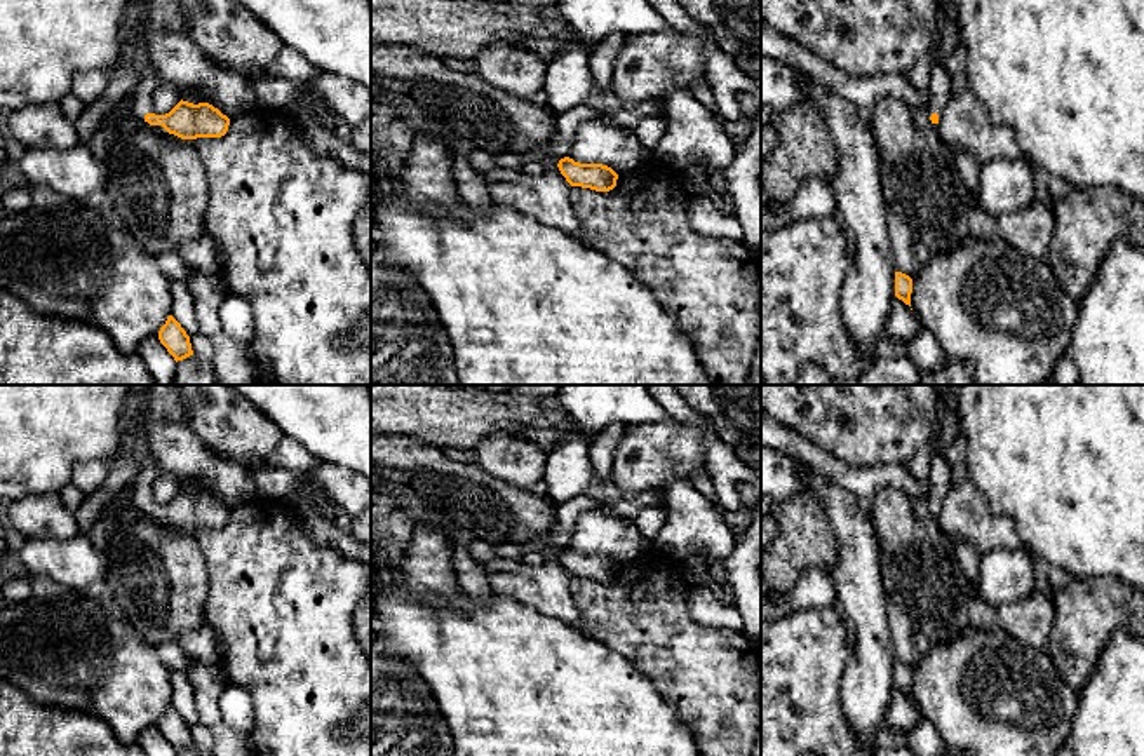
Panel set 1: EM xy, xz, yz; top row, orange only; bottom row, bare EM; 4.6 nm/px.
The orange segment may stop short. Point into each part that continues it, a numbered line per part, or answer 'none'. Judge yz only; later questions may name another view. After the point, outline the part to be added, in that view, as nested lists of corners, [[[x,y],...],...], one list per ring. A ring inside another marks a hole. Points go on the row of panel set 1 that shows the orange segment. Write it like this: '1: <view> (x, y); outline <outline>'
1: yz (939, 89); outline [[[942,57],[944,59],[944,57]],[[937,61],[932,70],[932,78],[928,85],[928,117],[933,113],[939,115],[939,122],[942,118],[942,110],[951,96],[951,75],[947,73],[944,63]]]

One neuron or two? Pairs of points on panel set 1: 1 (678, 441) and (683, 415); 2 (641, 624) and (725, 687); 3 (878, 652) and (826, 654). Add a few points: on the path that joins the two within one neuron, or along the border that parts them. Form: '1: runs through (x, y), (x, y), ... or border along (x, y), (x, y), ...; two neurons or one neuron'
1: border along (669, 417), (699, 425), (704, 431), (704, 457); two neurons
2: runs through (662, 640), (688, 664), (704, 671); one neuron
3: border along (840, 614), (850, 648), (841, 694); two neurons

